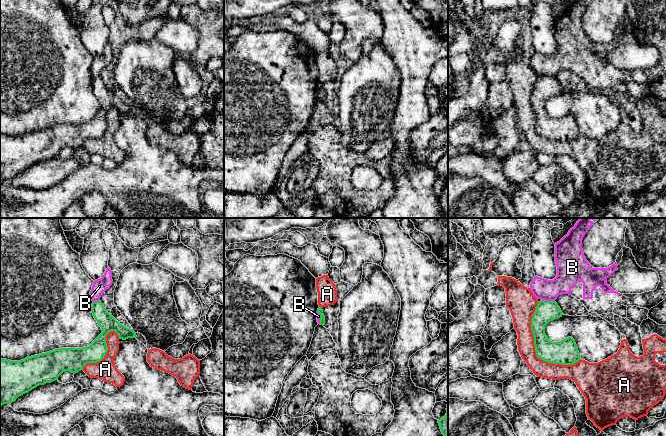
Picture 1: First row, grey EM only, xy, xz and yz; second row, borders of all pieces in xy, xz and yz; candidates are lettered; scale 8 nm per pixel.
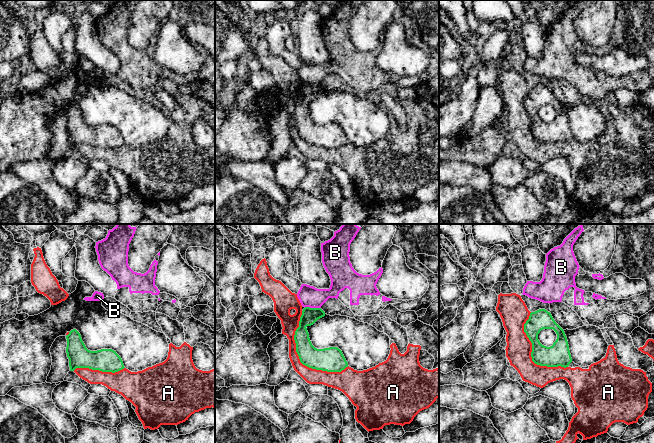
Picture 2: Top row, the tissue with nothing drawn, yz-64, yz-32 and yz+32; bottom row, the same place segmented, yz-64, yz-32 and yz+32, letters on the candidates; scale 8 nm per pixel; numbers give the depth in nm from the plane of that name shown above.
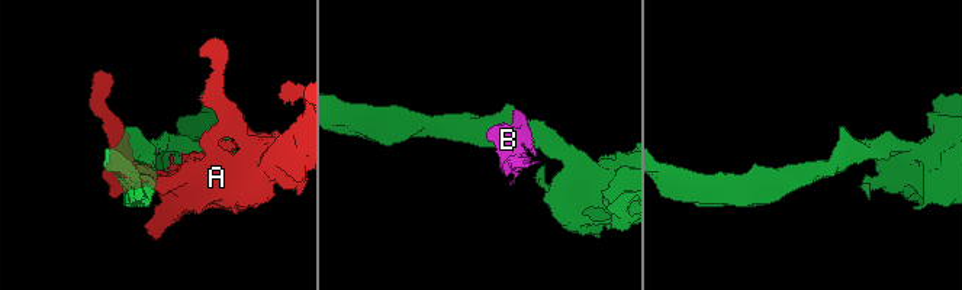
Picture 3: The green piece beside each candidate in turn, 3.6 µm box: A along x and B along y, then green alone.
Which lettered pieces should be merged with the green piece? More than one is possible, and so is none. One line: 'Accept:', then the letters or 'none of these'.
Accept: none of these

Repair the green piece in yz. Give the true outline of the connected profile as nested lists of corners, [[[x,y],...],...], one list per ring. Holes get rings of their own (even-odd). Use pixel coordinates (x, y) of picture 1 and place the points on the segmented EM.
[[[555,301],[538,302],[531,319],[535,351],[538,358],[548,363],[573,365],[581,360],[577,345],[572,337],[552,342],[545,334],[545,326],[563,313]]]

